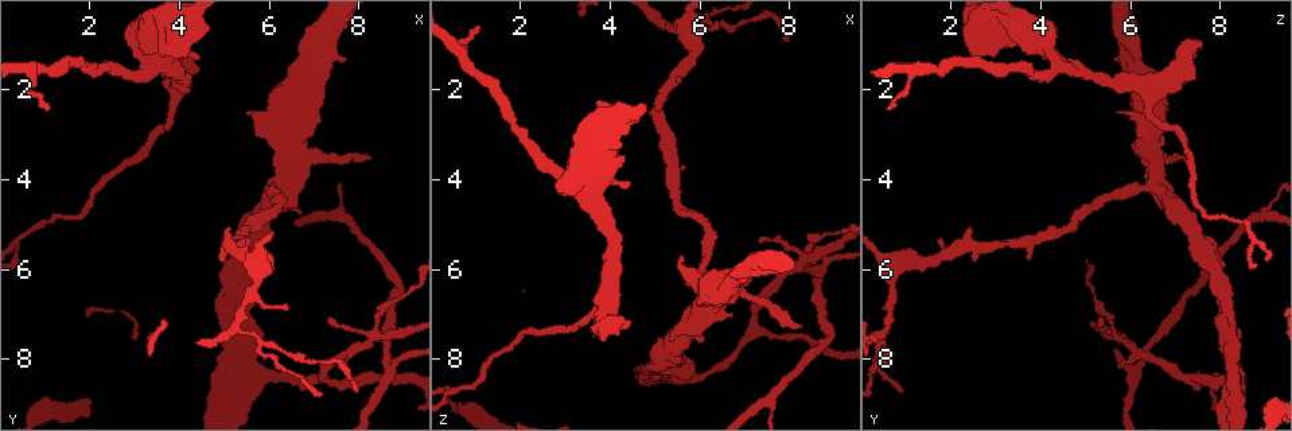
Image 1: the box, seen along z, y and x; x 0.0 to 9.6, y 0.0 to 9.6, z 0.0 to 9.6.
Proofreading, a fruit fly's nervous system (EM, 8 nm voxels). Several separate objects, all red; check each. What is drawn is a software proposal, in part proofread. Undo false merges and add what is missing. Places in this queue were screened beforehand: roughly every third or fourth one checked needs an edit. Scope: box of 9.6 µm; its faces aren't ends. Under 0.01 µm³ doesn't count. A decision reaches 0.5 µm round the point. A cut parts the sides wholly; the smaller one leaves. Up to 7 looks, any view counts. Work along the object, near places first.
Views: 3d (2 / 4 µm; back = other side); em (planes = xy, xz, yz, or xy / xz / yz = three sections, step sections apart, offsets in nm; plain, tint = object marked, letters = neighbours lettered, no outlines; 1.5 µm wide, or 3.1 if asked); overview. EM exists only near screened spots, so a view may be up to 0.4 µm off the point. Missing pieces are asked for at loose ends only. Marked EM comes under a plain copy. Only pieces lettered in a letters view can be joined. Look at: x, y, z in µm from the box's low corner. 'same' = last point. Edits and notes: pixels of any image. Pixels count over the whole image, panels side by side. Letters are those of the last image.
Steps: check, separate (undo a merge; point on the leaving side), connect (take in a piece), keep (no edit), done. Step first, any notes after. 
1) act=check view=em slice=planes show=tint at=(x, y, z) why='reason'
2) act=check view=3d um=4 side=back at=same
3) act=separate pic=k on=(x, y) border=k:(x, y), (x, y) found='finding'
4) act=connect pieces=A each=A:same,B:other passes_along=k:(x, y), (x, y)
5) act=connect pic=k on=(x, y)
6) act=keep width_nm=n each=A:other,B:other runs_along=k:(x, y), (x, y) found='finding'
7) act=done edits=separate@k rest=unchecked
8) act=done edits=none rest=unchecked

act=check view=3d um=2 at=(3.65, 0.90, 7.50) why='an open end'

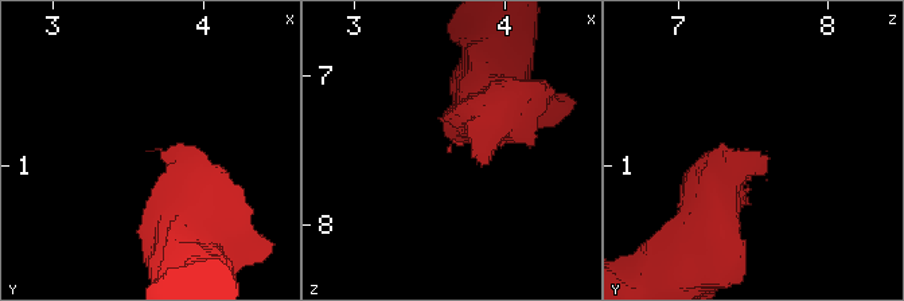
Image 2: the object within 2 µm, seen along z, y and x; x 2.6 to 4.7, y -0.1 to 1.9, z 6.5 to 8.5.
act=check view=em slice=xz step=4 show=letters at=(3.62, 0.90, 7.52)

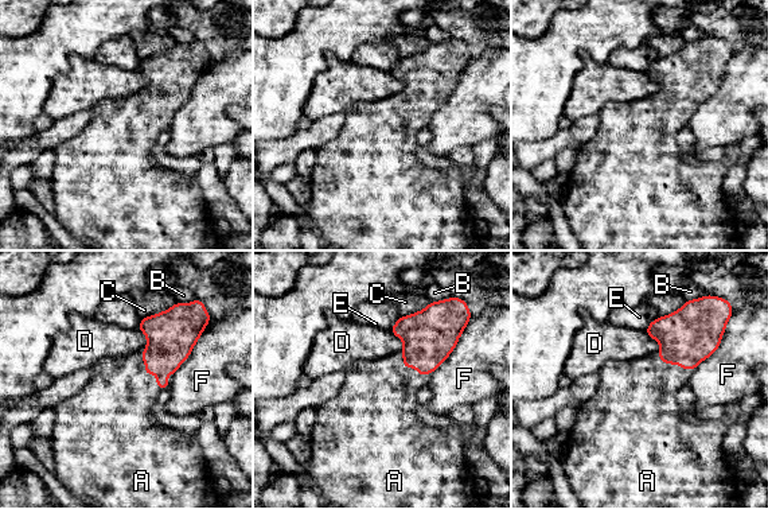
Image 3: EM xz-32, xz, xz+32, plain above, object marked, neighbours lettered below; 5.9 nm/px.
act=connect pieces=A each=A:same,B:other,C:other,D:other,E:other,F:other passes_along=3:(170, 342), (145, 373), (116, 403) found='it goes on there'

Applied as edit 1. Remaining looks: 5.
act=check view=3d um=2 at=(6.10, 5.20, 7.60) why='an open end'

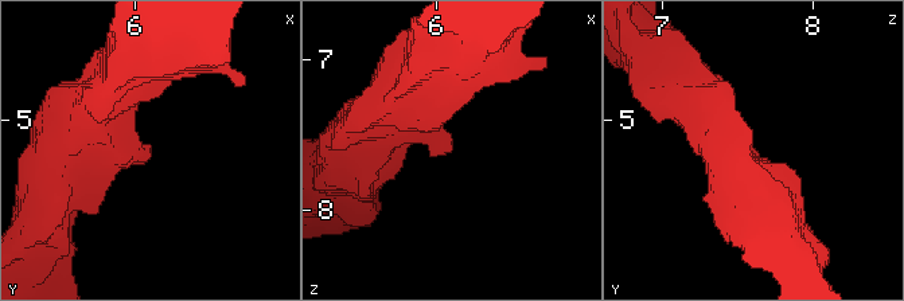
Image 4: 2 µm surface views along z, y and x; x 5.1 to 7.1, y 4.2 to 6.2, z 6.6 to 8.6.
act=check view=em slice=xz step=8 show=tint at=(6.12, 5.20, 7.58) why='shape alone is not enough'

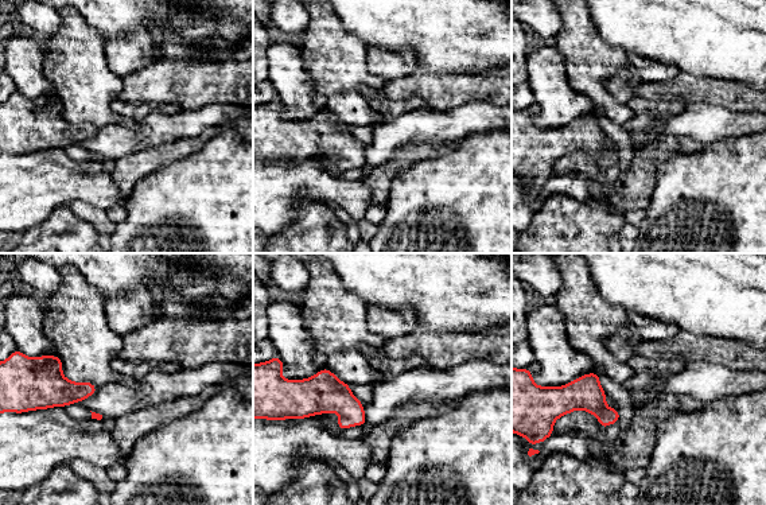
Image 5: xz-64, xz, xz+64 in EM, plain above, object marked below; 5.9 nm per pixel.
act=check view=em slice=planes show=letters at=same

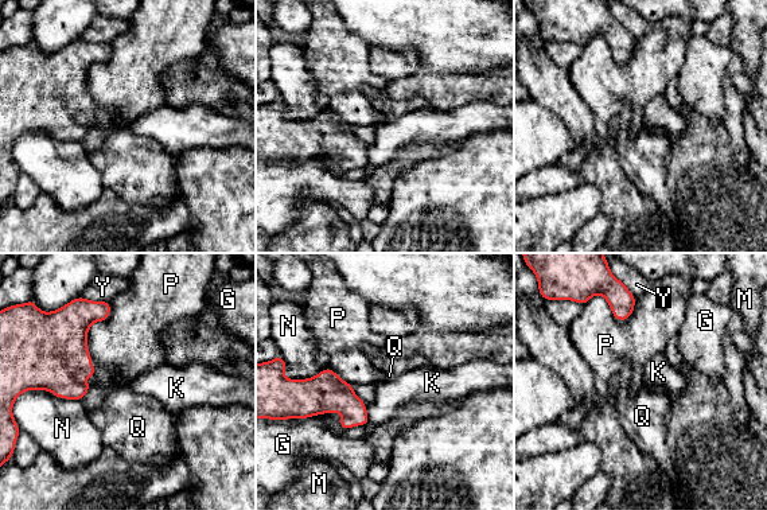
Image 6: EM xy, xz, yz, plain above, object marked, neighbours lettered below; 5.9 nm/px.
act=keep each=G:other,K:other,M:other,N:other,P:other,Q:other,Y:other border=6:(363, 404), (370, 421) found='no lettered piece goes on from it'

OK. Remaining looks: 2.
act=check view=3d um=4 side=back at=(4.95, 7.30, 8.35) why='an open end'

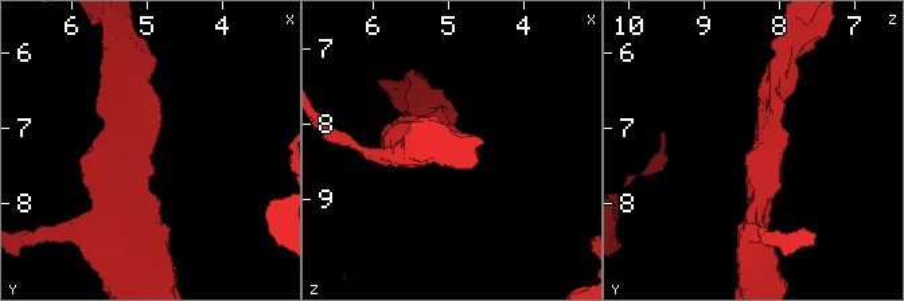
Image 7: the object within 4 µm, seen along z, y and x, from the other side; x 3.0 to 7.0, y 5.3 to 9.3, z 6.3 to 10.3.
act=check view=em slice=planes show=letters at=same why='now the EM'

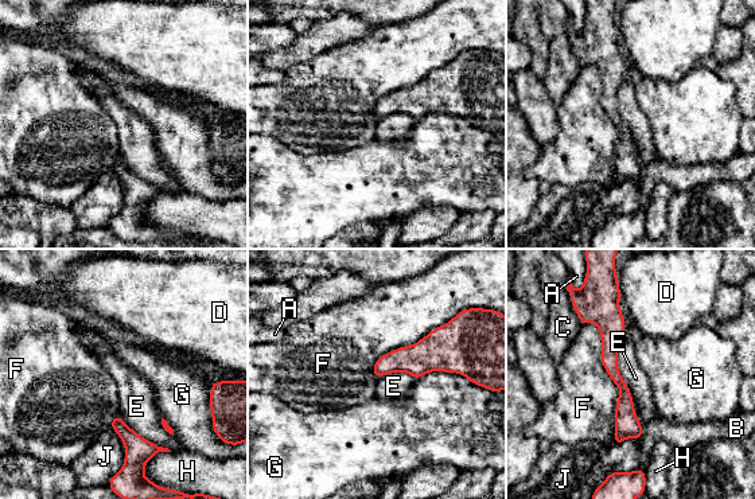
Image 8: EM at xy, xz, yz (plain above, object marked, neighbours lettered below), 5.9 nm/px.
act=keep each=A:other,B:other,C:other,D:other,E:other,F:other,G:other,H:other,J:other border=8:(623, 338), (617, 365), (641, 425) found='no lettered piece goes on from it'

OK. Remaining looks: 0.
act=done edits=connect@3 rest=unchecked

